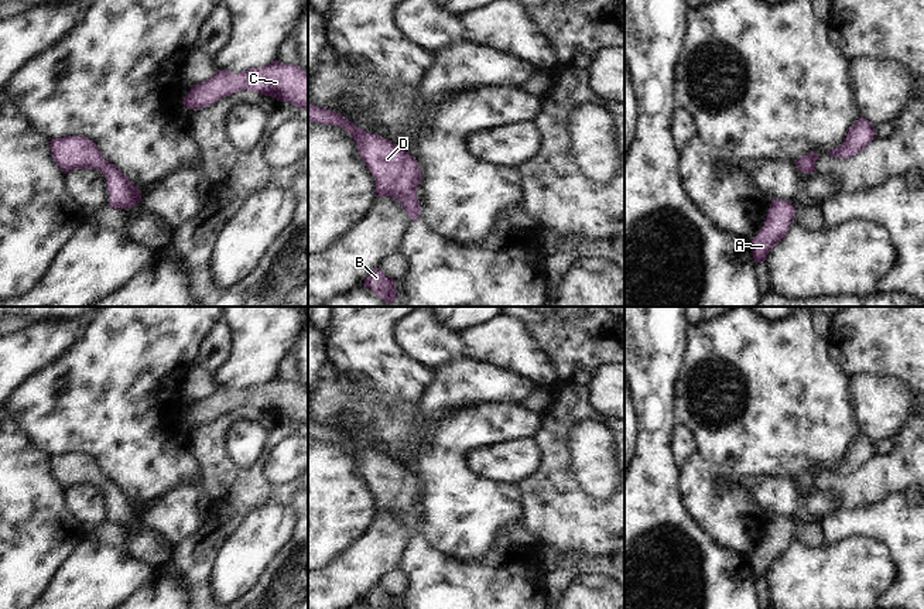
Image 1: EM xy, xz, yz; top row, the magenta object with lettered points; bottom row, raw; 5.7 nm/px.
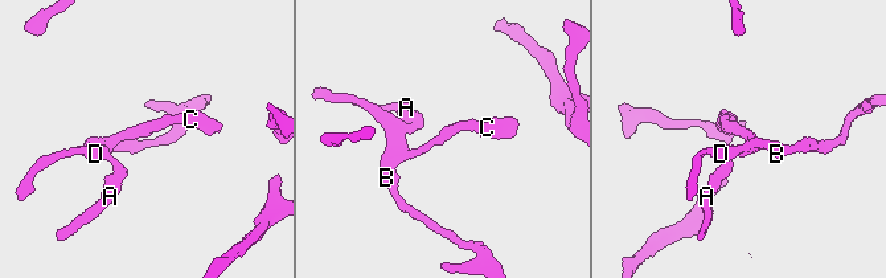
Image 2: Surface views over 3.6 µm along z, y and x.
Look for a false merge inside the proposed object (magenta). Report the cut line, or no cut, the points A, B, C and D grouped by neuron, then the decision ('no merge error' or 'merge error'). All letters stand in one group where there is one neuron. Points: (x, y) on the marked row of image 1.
no cut | A B C D | no merge error

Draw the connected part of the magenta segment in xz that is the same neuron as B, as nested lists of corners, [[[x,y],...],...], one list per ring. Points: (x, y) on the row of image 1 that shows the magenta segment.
[[[380,268],[373,270],[365,278],[363,285],[379,295],[386,302],[386,307],[391,307],[397,298],[396,280],[387,277]]]

